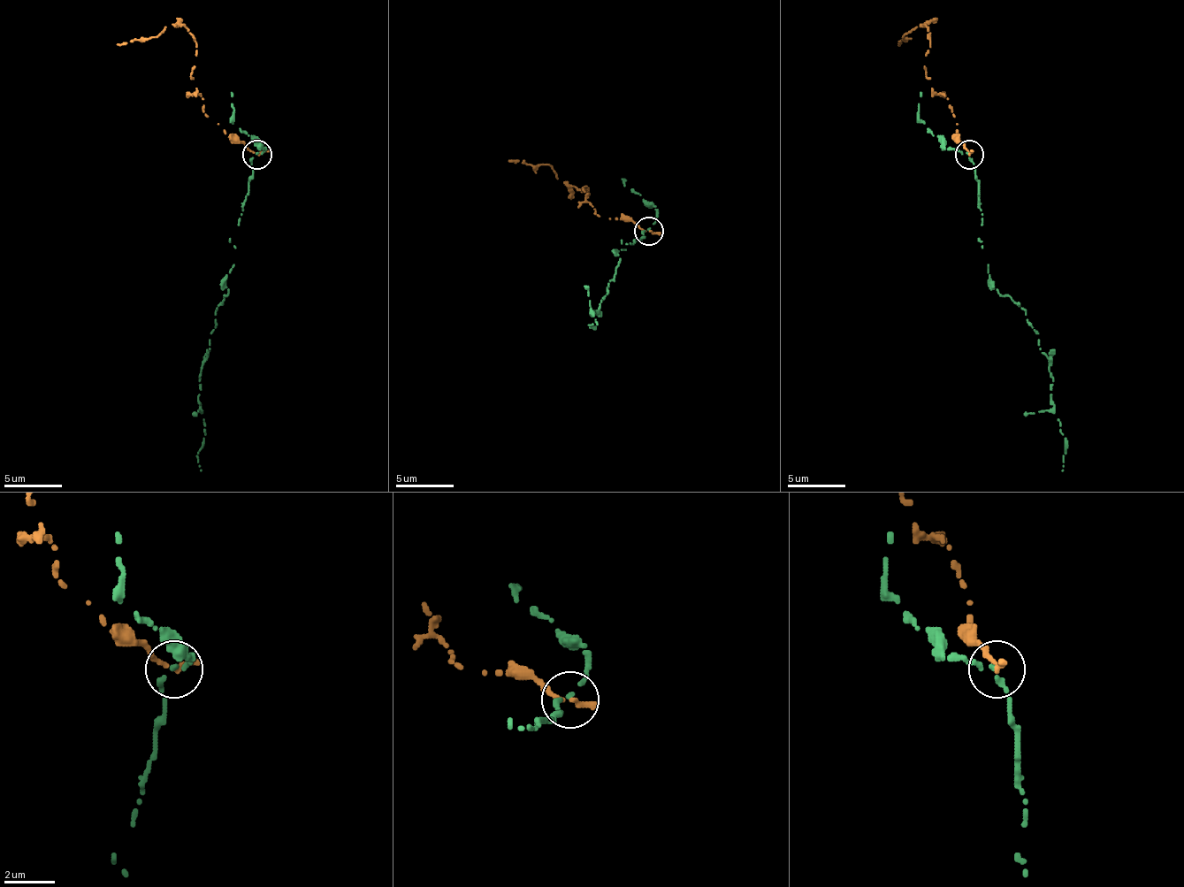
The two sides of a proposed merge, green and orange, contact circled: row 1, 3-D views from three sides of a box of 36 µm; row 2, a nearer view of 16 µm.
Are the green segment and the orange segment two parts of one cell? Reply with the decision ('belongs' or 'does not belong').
does not belong

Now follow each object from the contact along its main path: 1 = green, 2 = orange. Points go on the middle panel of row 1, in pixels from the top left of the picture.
1: (648, 230), (634, 245), (622, 241), (625, 250), (619, 250), (607, 288), (591, 311), (593, 323)
2: (648, 230), (622, 218), (599, 216), (584, 187), (587, 193), (564, 181), (546, 164), (509, 161)

